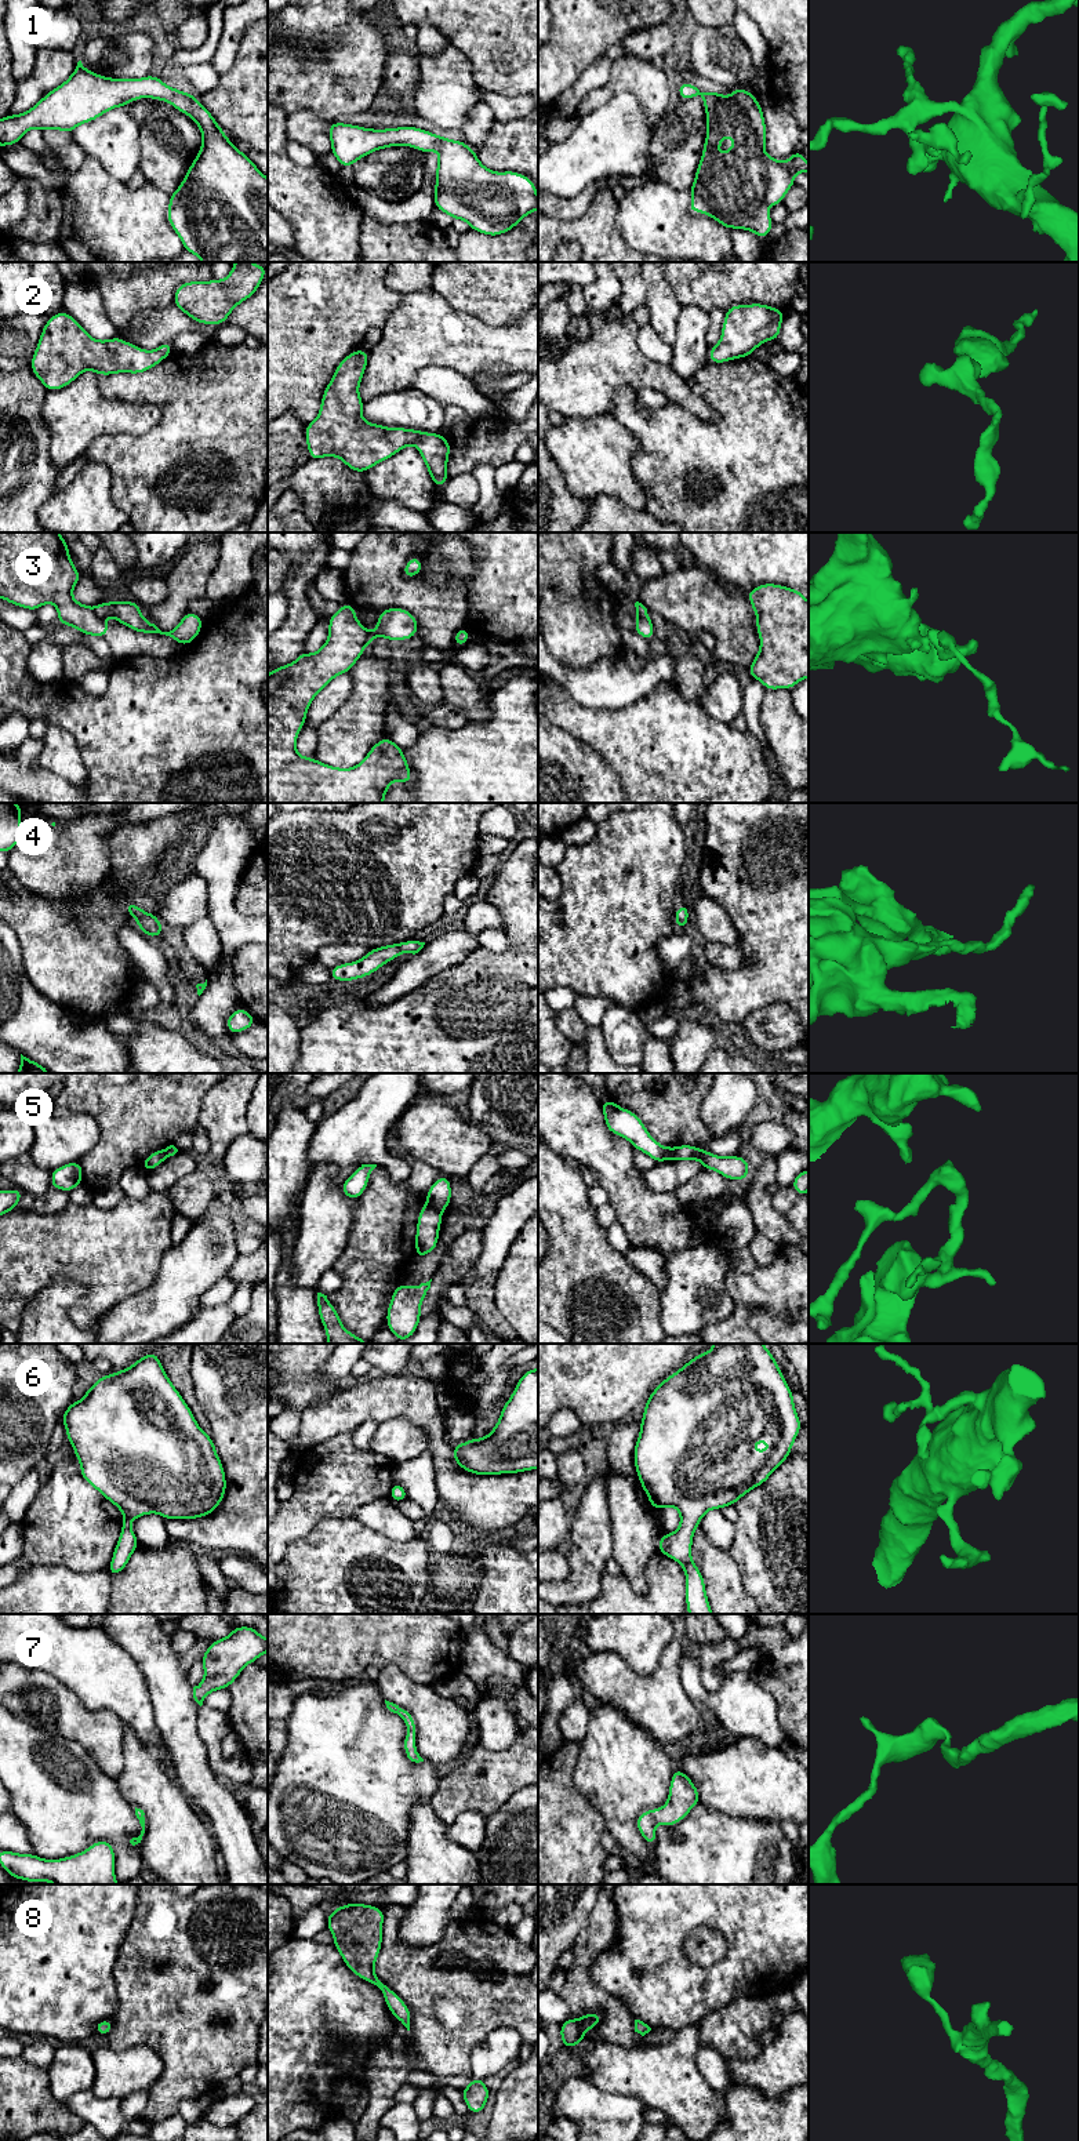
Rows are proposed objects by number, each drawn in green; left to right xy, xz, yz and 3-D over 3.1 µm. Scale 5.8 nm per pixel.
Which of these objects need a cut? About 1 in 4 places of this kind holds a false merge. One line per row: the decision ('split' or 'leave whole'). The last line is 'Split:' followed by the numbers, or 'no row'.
1: leave whole
2: leave whole
3: split
4: leave whole
5: split
6: leave whole
7: leave whole
8: leave whole
Split: 3, 5

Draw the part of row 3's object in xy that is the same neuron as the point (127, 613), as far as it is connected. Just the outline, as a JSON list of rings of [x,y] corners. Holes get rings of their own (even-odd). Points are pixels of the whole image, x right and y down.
[[[102,601],[94,608],[99,618],[115,617],[119,624],[128,626],[139,633],[160,633],[170,636],[177,643],[186,646],[192,643],[200,633],[203,618],[188,611],[177,628],[170,632],[161,632],[155,624],[143,618],[139,604],[135,601]]]

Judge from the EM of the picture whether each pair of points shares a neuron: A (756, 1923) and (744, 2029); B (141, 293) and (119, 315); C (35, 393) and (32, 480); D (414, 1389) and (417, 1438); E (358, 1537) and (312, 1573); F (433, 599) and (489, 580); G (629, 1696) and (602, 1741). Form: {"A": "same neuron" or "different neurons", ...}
{"A": "different neurons", "B": "same neuron", "C": "same neuron", "D": "different neurons", "E": "same neuron", "F": "different neurons", "G": "different neurons"}

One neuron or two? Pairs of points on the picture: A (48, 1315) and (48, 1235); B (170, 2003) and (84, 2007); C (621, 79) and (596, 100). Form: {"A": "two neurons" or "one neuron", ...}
{"A": "two neurons", "B": "two neurons", "C": "one neuron"}

